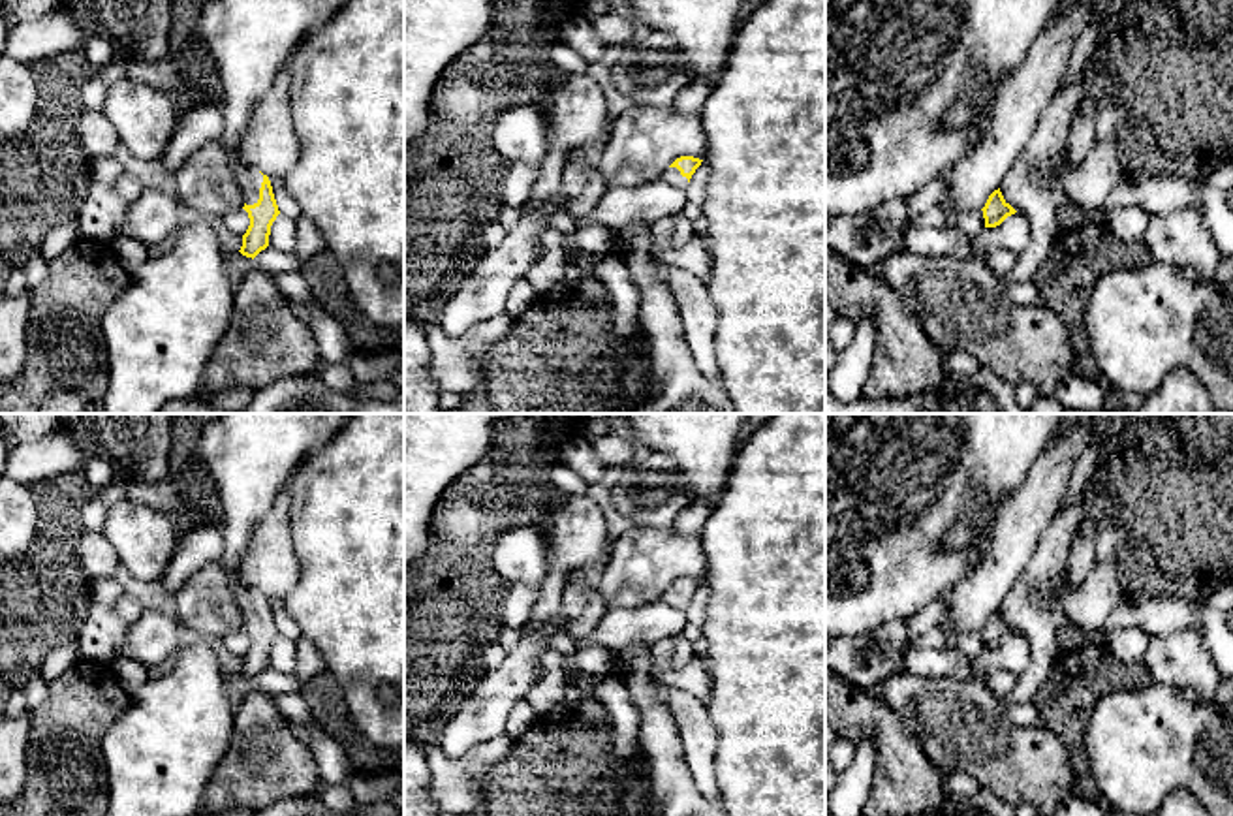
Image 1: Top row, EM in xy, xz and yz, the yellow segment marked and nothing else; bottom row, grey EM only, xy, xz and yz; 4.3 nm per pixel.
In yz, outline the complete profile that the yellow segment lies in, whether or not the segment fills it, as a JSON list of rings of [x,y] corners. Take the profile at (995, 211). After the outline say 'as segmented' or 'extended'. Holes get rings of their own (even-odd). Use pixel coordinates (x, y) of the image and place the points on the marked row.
[[[1000,188],[994,190],[983,211],[983,218],[985,218],[985,228],[996,228],[1000,226],[1007,216],[1015,214],[1017,211],[1004,199]]]; as segmented

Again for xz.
[[[680,156],[677,158],[662,175],[662,180],[671,184],[673,188],[686,190],[692,175],[701,165],[703,160],[694,156]]]; extended

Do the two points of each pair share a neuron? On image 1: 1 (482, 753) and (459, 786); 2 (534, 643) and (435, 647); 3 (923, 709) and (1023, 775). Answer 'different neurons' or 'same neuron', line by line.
1: same neuron
2: different neurons
3: same neuron

